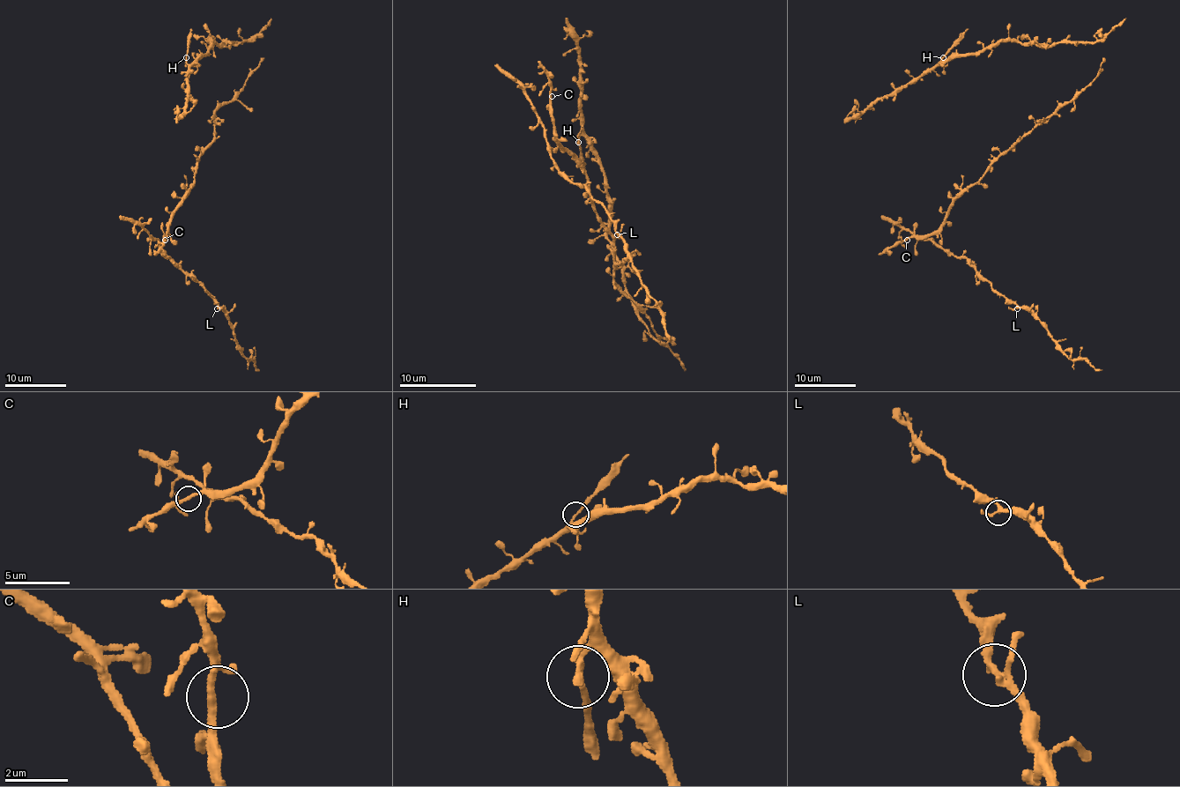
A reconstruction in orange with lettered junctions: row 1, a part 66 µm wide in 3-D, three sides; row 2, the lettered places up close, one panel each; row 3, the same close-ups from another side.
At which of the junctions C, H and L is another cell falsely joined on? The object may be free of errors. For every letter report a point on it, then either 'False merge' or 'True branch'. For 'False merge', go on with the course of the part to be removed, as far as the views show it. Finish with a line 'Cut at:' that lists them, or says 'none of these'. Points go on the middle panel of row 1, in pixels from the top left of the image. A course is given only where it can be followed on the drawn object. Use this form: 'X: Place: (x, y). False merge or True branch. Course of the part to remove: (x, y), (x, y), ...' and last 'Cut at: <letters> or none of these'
C: Place: (552, 96). True branch
H: Place: (578, 142). False merge. Course of the part to remove: (578, 142), (584, 173)
L: Place: (617, 234). True branch
Cut at: H

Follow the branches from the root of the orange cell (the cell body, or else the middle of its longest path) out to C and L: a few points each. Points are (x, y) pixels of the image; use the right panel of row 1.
C: (1040, 122), (1020, 137), (953, 201), (945, 223), (937, 230), (926, 234), (913, 234), (907, 240)
L: (1040, 122), (953, 201), (945, 223), (928, 236), (953, 255), (963, 256), (1017, 308)

